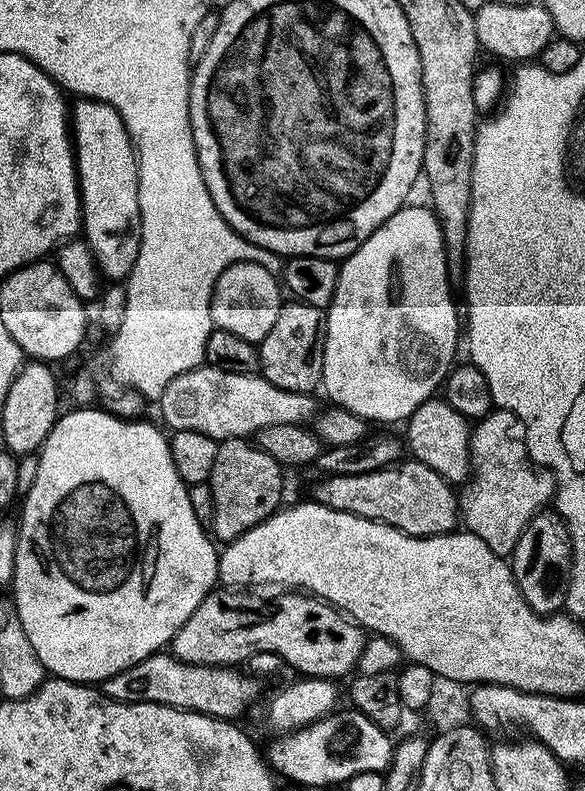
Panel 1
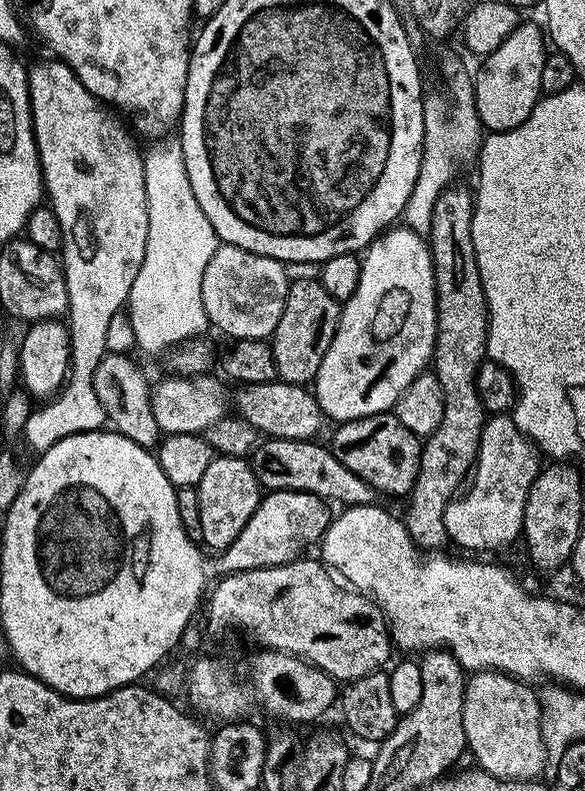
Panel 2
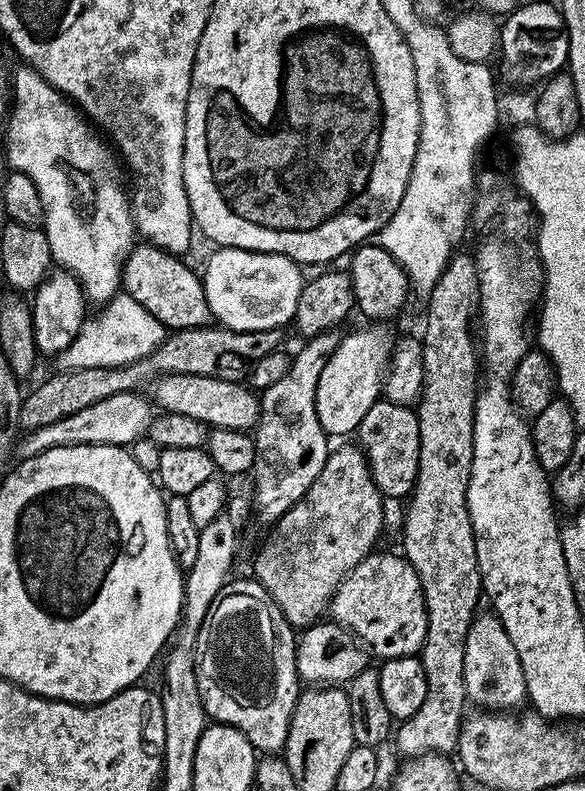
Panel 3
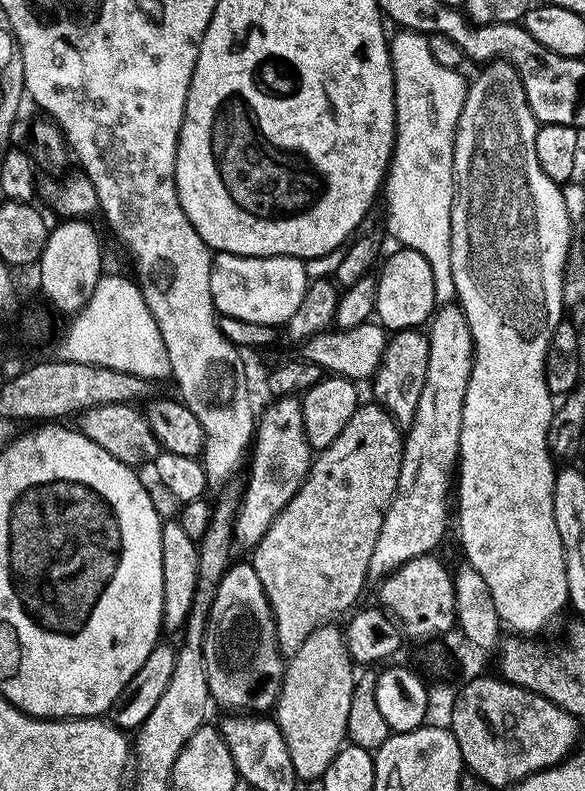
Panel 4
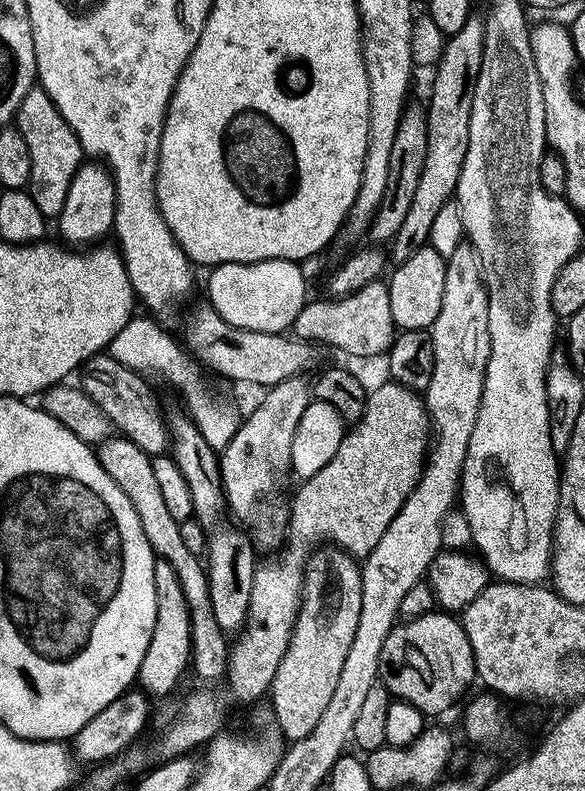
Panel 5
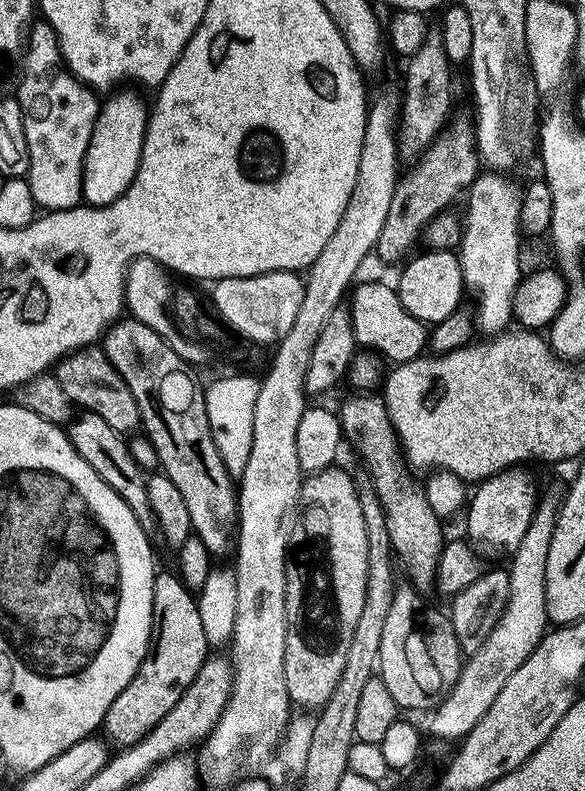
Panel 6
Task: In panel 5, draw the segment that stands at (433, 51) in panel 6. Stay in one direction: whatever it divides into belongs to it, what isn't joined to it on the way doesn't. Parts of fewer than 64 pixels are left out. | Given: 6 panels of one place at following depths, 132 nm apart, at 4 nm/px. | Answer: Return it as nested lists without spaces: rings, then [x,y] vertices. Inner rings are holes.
[[[409,103],[398,122],[398,134],[394,134],[394,146],[390,150],[390,167],[386,173],[386,194],[382,194],[382,202],[378,202],[372,225],[366,233],[367,239],[372,239],[369,241],[373,245],[387,245],[398,234],[402,221],[406,219],[410,202],[414,202],[414,194],[422,178],[422,166],[426,166],[427,137],[428,113],[425,105]]]

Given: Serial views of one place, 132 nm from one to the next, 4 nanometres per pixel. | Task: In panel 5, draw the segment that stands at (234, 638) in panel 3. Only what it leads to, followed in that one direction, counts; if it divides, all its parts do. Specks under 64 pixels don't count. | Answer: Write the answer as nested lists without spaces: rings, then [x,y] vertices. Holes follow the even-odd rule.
[[[169,411],[166,423],[170,437],[171,458],[178,466],[178,470],[182,470],[182,478],[186,478],[186,486],[190,486],[190,498],[194,501],[193,517],[205,530],[212,530],[208,532],[206,567],[210,586],[210,606],[214,606],[214,618],[218,618],[218,626],[223,633],[239,633],[248,618],[250,590],[254,586],[254,574],[258,567],[257,549],[249,533],[247,536],[244,532],[235,532],[234,529],[220,524],[224,516],[226,517],[226,501],[224,483],[220,477],[218,452],[207,444],[205,438],[202,438],[198,426],[188,412]],[[212,528],[216,528],[216,532]]]

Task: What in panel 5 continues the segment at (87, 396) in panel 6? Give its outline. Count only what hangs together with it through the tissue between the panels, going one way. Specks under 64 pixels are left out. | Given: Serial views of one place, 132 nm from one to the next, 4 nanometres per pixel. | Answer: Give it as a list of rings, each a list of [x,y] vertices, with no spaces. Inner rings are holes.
[[[101,354],[92,356],[82,365],[79,376],[78,387],[98,404],[106,418],[110,418],[113,429],[119,435],[127,436],[147,456],[163,456],[169,451],[170,437],[165,413],[160,413],[160,404],[141,373],[127,368],[110,354]]]

